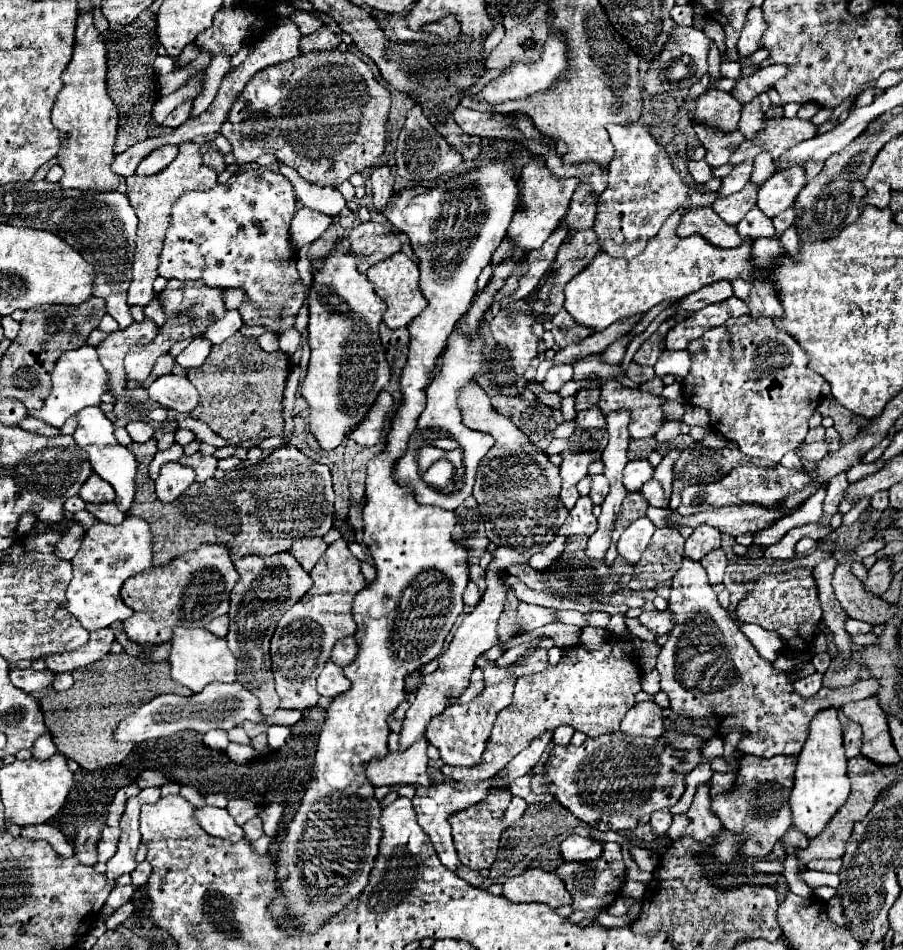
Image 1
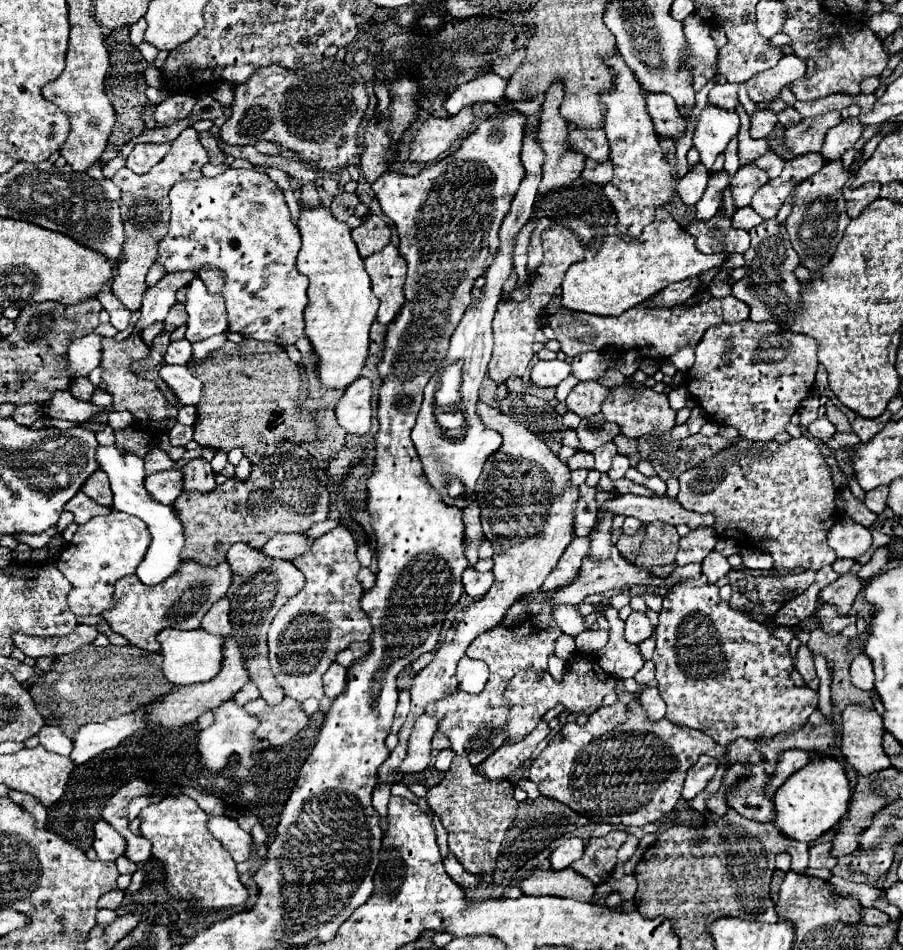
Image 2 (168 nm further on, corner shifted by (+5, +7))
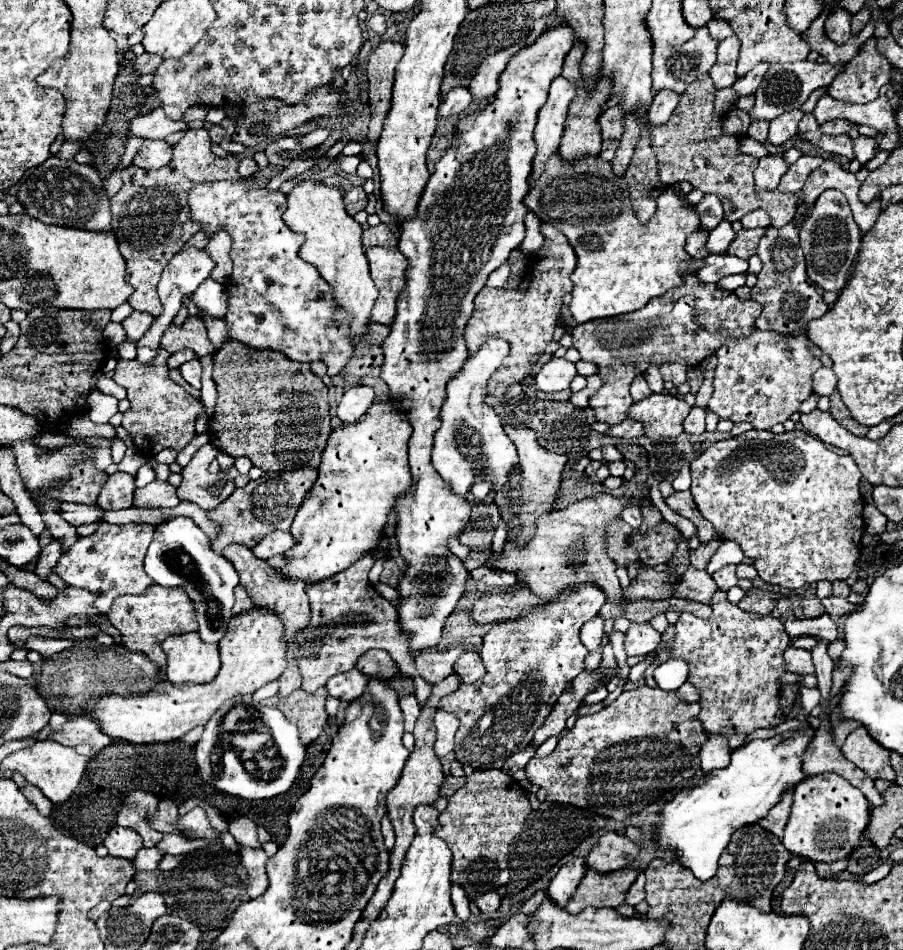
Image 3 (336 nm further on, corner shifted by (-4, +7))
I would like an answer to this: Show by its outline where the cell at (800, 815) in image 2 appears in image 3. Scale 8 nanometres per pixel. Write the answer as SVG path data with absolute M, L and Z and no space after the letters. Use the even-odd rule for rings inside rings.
M816 774L802 780L794 788L790 820L784 830L782 844L790 854L810 862L832 864L862 848L864 830L870 820L870 804L866 796L838 774Z

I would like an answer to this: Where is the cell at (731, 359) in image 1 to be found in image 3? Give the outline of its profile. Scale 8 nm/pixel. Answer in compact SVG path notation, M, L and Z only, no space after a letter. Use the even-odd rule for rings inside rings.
M754 330L744 340L724 344L718 356L714 376L714 394L708 410L732 422L750 422L756 430L770 430L774 424L786 422L800 404L812 394L812 374L822 366L808 350L806 336L784 338L772 330Z

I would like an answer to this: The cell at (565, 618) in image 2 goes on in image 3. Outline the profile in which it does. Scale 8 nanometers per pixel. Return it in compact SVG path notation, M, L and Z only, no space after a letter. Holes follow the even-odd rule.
M594 616L592 620L588 620L588 624L584 624L584 628L580 630L580 638L590 652L596 650L604 638L604 620L600 616Z

